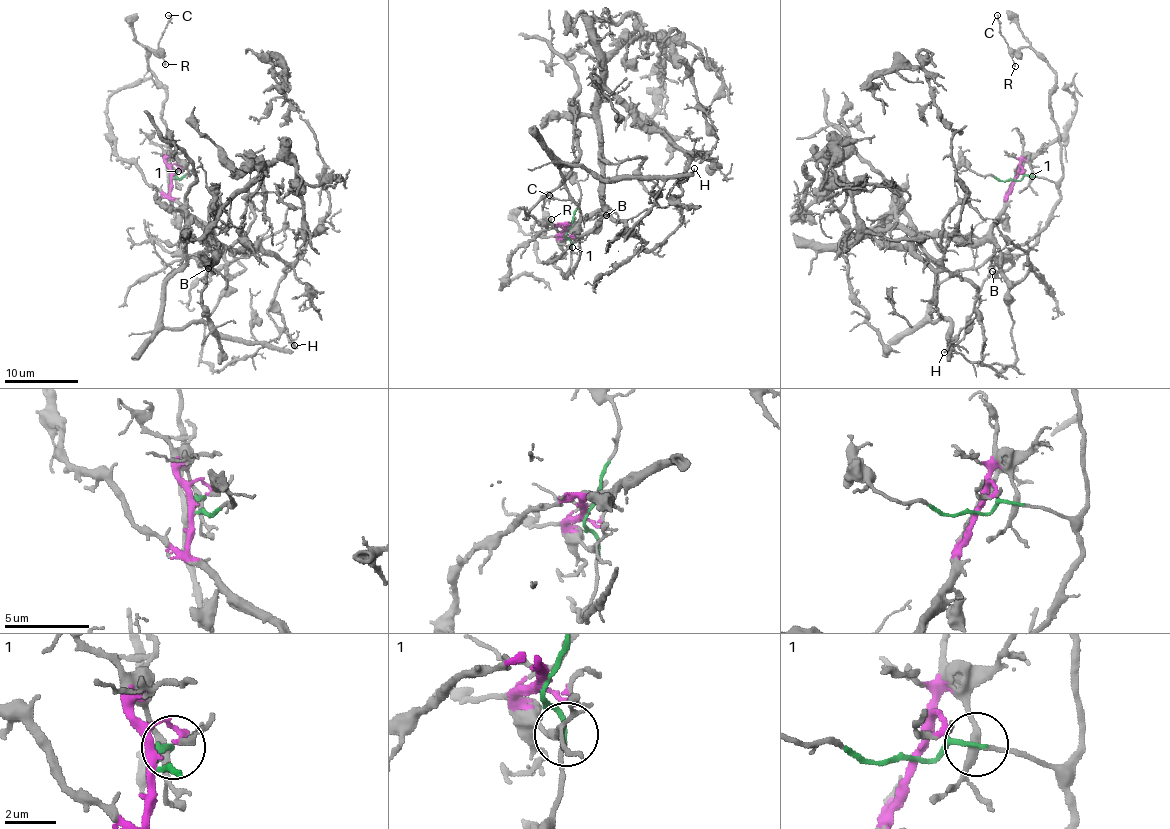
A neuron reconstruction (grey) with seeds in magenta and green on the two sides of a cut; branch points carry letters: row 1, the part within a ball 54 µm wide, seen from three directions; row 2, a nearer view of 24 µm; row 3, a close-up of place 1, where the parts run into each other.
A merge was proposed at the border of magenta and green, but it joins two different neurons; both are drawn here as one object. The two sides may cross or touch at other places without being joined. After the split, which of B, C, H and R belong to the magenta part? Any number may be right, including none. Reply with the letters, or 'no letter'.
B, H

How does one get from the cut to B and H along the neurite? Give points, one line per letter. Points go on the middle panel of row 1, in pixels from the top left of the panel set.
B: (565, 230), (565, 226), (576, 225), (604, 208), (605, 214), (599, 221), (606, 216)
H: (565, 230), (604, 208), (598, 119), (604, 90), (687, 157), (682, 192), (668, 197), (667, 193), (694, 168)

